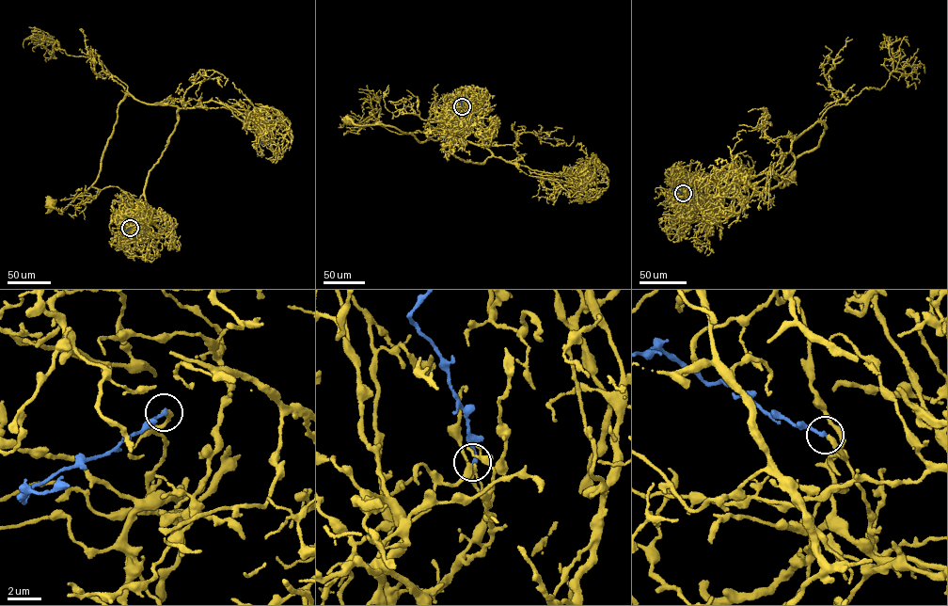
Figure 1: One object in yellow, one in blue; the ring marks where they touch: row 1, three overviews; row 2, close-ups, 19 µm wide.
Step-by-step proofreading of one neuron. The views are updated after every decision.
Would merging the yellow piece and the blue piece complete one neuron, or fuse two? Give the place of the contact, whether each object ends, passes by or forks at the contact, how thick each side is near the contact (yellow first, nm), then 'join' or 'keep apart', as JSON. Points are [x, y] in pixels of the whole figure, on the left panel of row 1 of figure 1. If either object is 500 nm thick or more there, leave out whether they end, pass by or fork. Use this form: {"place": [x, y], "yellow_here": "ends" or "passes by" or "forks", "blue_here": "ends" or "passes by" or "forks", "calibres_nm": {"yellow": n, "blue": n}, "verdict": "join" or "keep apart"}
{"place": [130, 228], "yellow_here": "ends", "blue_here": "ends", "calibres_nm": {"yellow": 360, "blue": 200}, "verdict": "join"}

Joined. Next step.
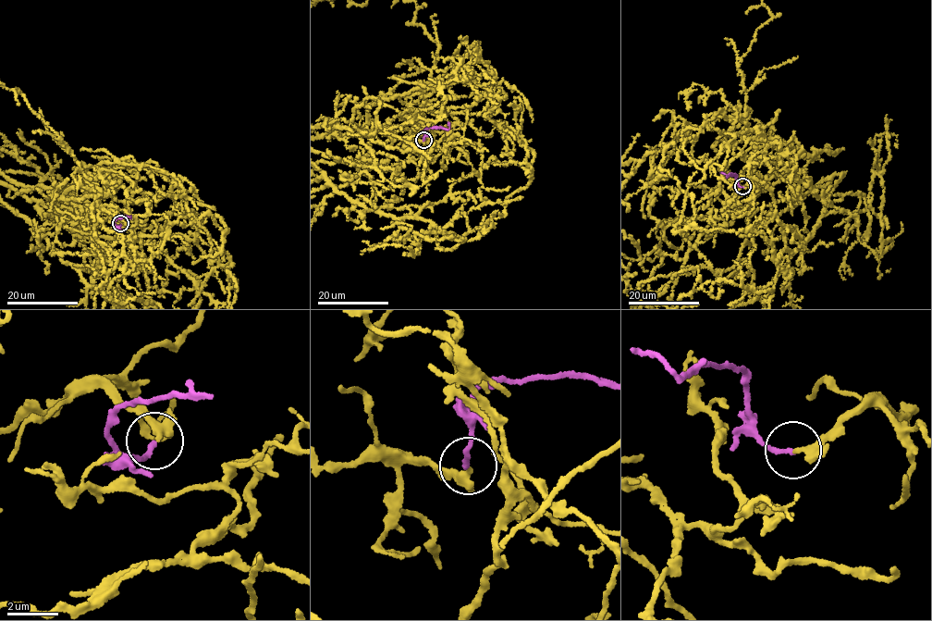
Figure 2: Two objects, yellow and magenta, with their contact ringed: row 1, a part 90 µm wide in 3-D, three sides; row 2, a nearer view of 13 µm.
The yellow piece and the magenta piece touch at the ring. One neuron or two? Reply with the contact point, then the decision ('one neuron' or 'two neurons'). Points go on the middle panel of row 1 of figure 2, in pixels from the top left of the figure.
(423, 140) | one neuron

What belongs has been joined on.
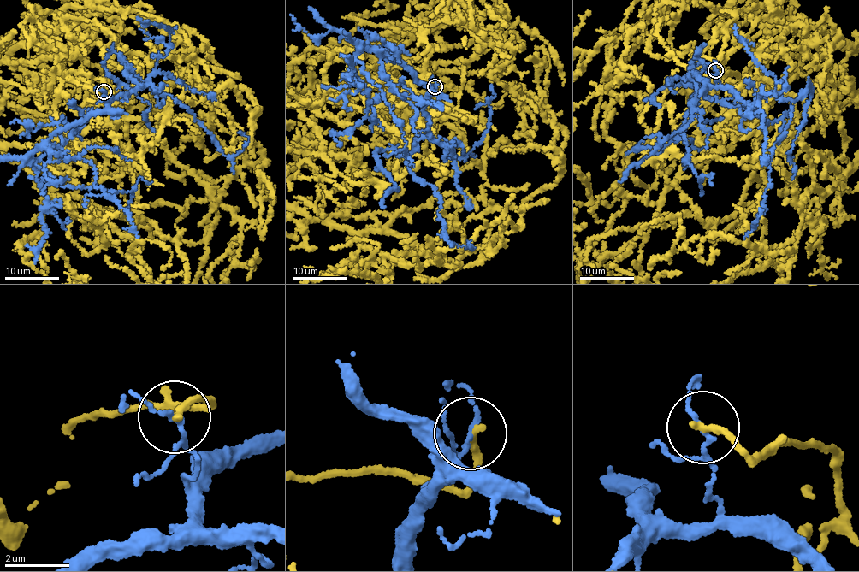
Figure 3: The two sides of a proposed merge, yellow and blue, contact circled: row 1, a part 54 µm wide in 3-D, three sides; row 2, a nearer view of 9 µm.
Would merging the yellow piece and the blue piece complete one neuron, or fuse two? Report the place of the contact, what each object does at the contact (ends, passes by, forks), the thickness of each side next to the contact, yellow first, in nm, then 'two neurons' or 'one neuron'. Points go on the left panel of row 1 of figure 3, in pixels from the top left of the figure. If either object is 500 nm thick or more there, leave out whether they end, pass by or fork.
(103, 91) | yellow ends | blue passes by | 220/120 nm | two neurons

